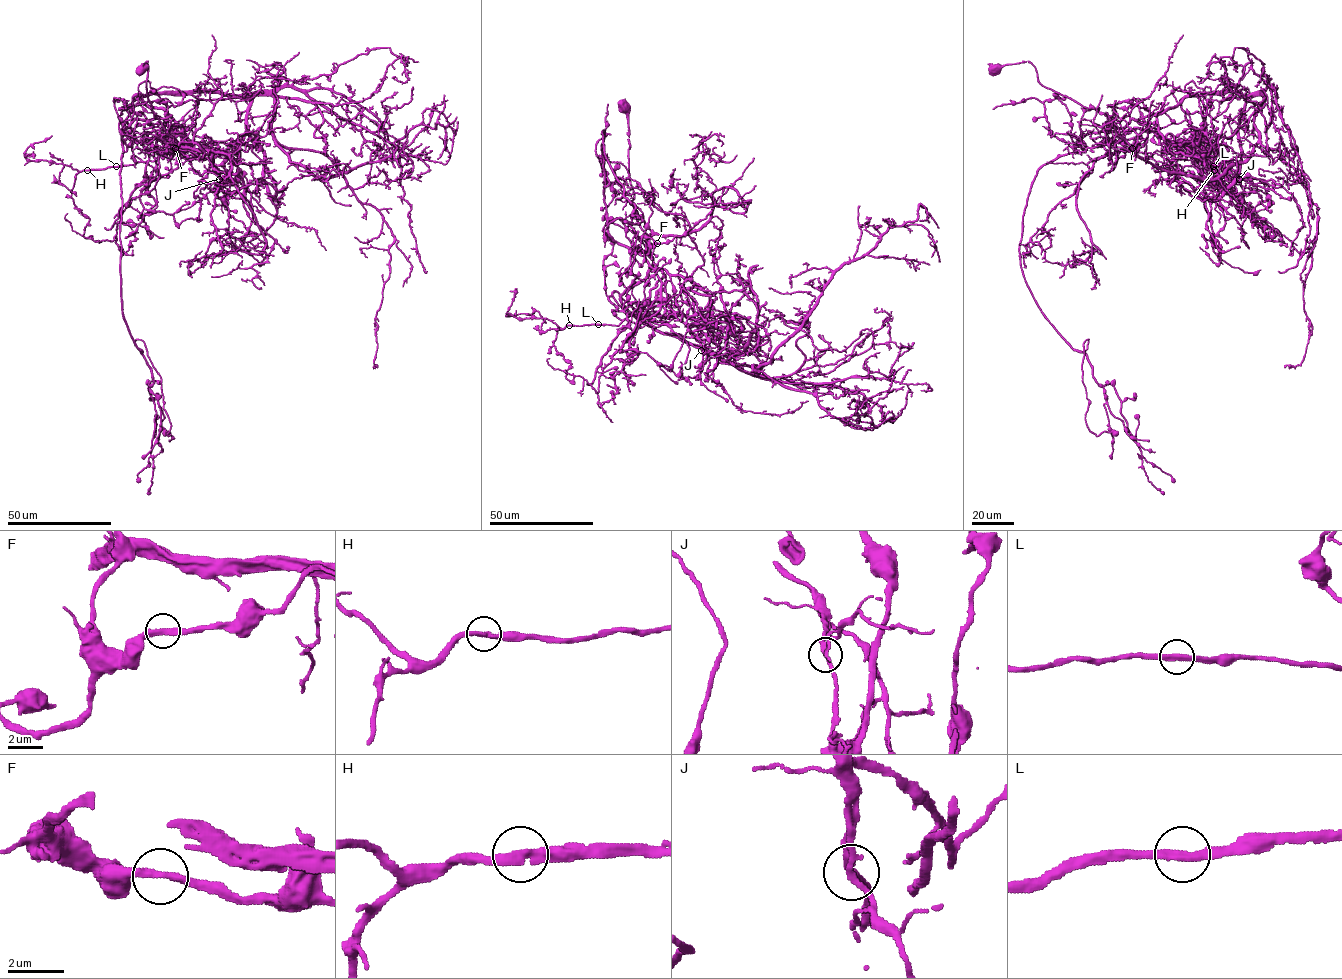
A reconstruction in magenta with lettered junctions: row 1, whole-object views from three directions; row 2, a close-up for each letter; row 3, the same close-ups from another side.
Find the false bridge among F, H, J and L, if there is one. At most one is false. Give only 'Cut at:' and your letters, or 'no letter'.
Cut at: J

